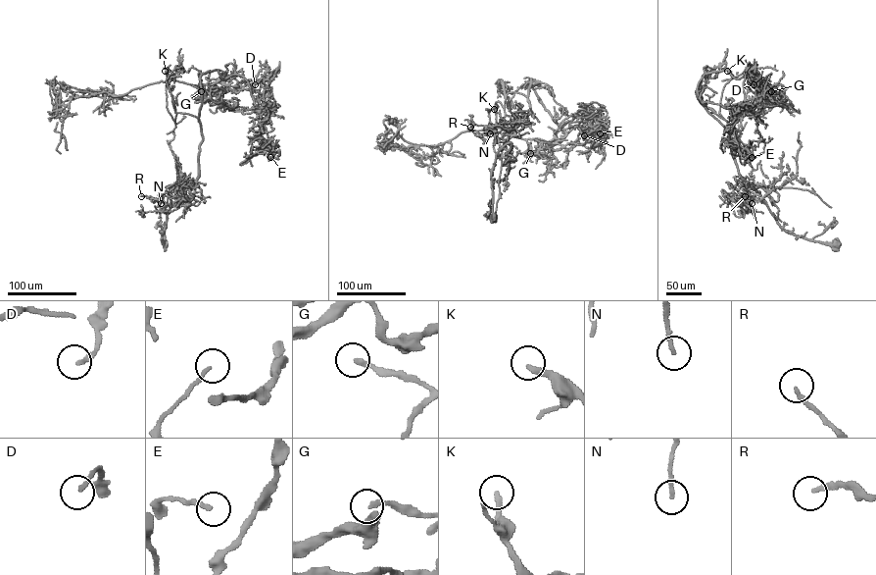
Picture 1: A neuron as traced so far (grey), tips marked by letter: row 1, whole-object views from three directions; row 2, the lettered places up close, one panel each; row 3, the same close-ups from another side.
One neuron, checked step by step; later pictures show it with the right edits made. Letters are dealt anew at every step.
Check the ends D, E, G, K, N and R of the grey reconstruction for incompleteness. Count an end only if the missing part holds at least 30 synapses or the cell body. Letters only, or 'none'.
K, N, R

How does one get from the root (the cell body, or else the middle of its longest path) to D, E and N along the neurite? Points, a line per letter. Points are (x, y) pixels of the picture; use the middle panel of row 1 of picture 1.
D: (494, 217), (492, 168), (531, 113), (530, 78), (555, 121), (596, 138), (584, 135)
E: (494, 217), (492, 168), (531, 113), (530, 78), (562, 129), (595, 115), (600, 133)
N: (494, 217), (492, 168), (497, 153), (511, 144), (508, 150), (508, 137), (503, 141), (494, 130), (490, 133)

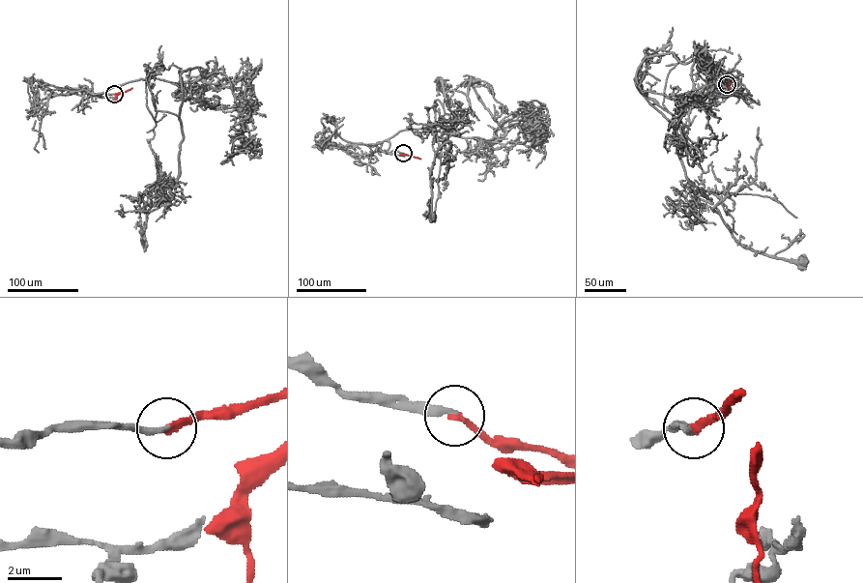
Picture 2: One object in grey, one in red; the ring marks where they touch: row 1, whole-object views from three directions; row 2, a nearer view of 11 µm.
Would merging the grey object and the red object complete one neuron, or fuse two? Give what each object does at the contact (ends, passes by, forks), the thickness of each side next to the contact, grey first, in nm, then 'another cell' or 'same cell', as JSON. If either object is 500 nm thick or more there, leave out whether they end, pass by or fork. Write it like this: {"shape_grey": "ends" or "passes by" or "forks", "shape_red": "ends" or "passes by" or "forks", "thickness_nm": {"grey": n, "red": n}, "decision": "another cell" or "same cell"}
{"shape_grey": "ends", "shape_red": "ends", "thickness_nm": {"grey": 240, "red": 240}, "decision": "same cell"}

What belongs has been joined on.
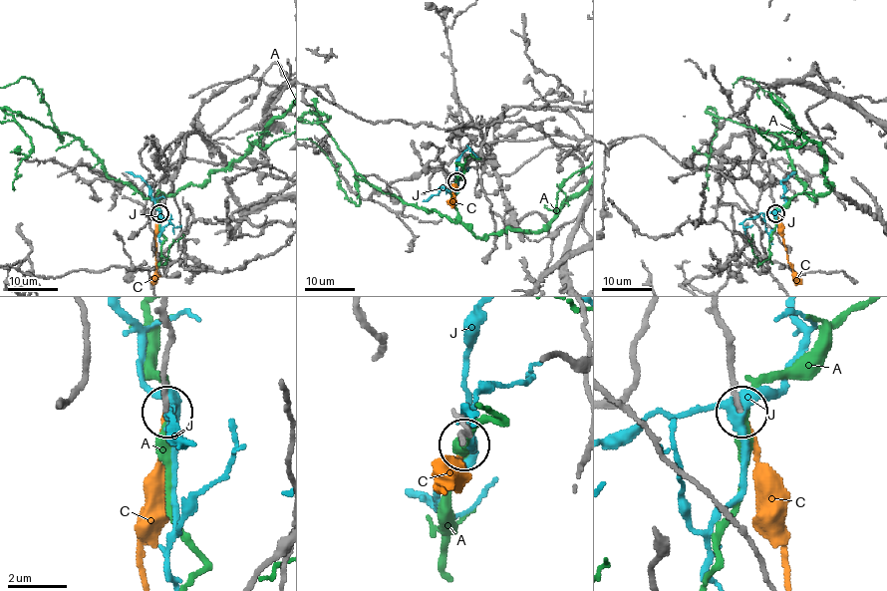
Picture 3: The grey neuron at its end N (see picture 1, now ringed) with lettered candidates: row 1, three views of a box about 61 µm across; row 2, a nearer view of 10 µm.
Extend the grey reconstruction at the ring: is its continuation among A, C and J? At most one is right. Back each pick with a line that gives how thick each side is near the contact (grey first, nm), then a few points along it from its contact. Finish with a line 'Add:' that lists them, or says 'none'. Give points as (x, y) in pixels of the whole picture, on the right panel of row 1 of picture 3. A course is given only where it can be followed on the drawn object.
C: 170/140 nm | via (775, 212), (786, 259), (792, 275), (801, 284)
Add: C

